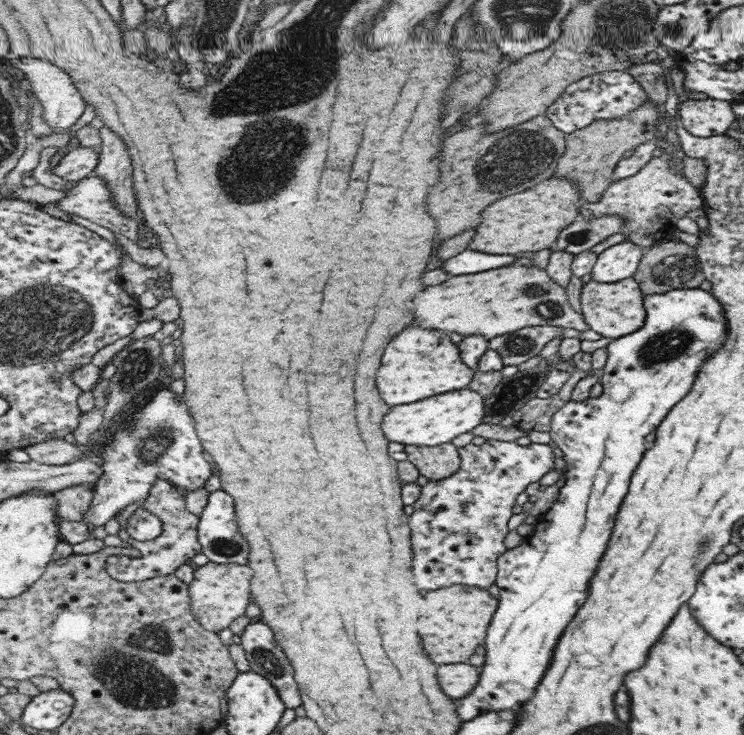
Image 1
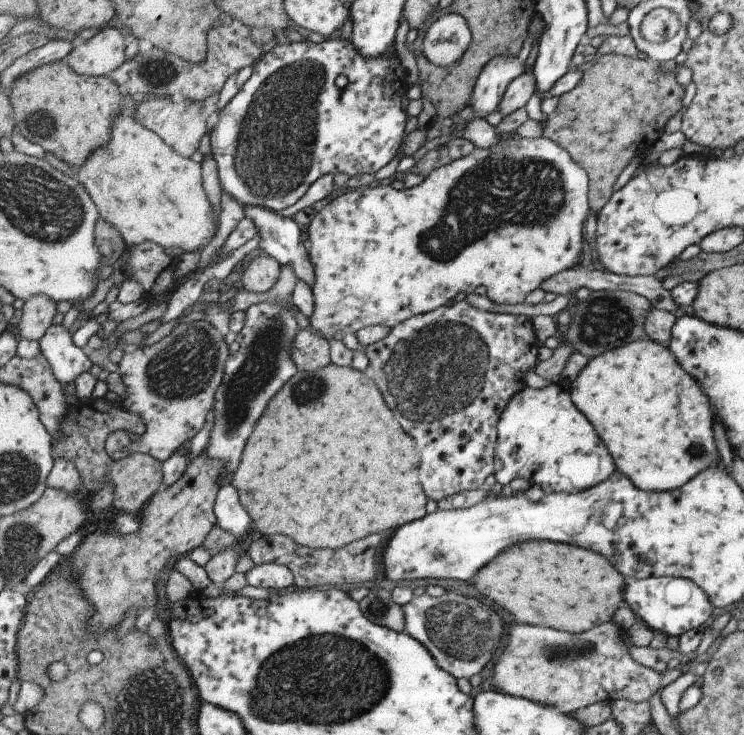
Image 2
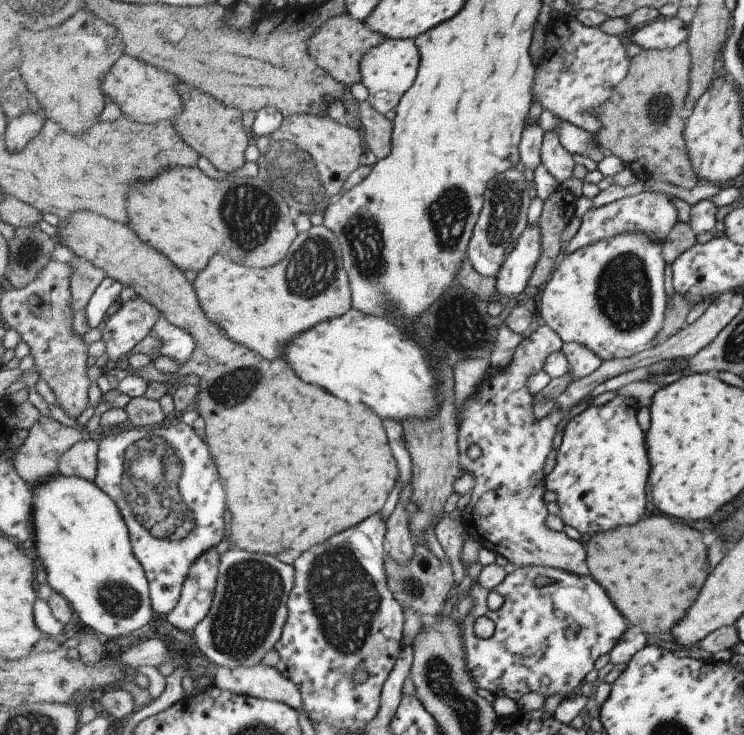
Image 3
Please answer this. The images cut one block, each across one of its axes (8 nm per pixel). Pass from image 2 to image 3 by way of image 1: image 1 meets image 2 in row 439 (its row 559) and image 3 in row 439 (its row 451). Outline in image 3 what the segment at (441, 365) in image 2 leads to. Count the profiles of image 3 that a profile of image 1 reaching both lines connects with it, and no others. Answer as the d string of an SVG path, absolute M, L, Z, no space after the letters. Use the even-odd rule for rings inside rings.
M541 322L537 330L524 338L515 348L512 360L499 369L489 369L482 381L477 385L473 394L470 394L461 405L460 420L460 464L463 469L475 476L474 488L470 491L472 504L463 510L463 518L467 533L478 540L483 547L504 557L507 562L518 568L530 566L542 566L555 570L567 570L577 576L589 576L588 552L586 545L569 538L565 532L553 531L547 528L545 520L551 515L545 504L545 490L547 490L546 478L543 474L543 466L547 456L553 450L553 438L557 434L557 424L565 418L570 410L555 412L535 420L533 406L535 394L530 394L527 387L529 375L536 371L545 370L547 358L555 351L561 351L565 342L561 334ZM471 446L480 447L482 453L478 458L469 458Z

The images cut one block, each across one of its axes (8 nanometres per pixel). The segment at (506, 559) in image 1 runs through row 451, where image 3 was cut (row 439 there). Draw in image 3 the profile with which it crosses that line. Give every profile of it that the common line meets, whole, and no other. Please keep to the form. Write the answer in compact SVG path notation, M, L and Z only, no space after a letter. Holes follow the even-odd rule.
M616 396L601 406L591 406L575 415L564 429L562 444L556 454L556 465L546 478L547 489L555 491L561 506L560 518L582 534L590 536L633 524L641 518L645 506L645 478L651 463L647 462L645 436L635 420L632 397Z

